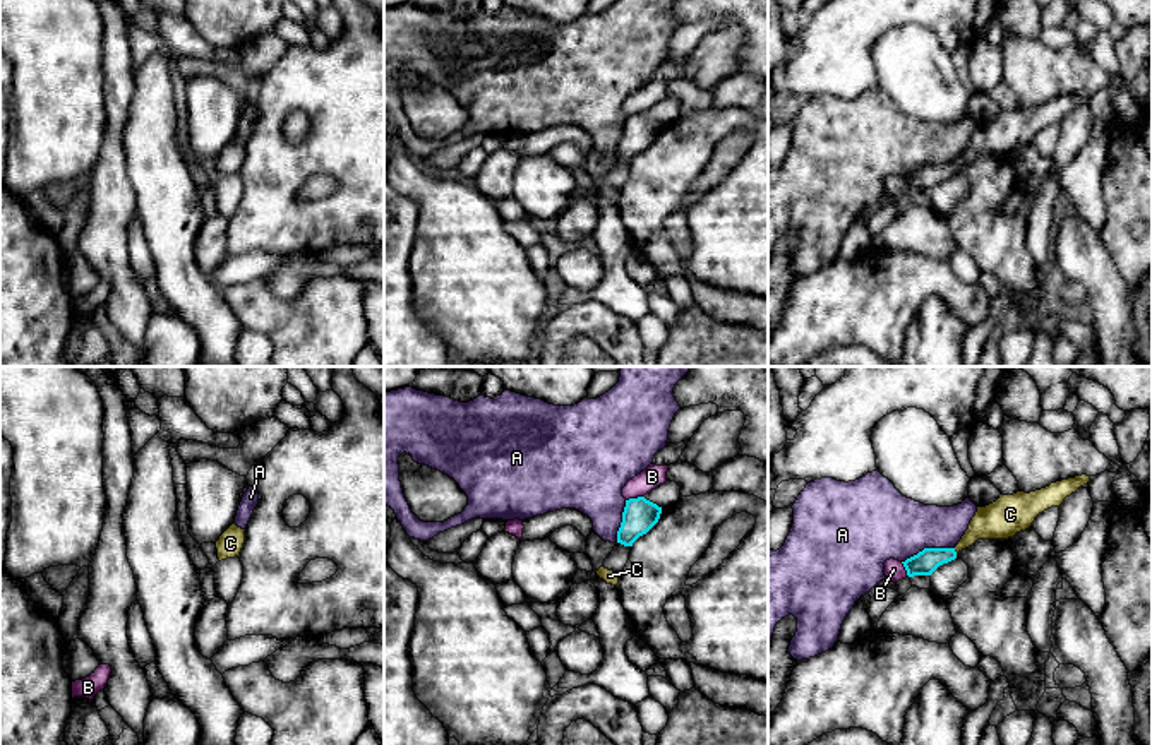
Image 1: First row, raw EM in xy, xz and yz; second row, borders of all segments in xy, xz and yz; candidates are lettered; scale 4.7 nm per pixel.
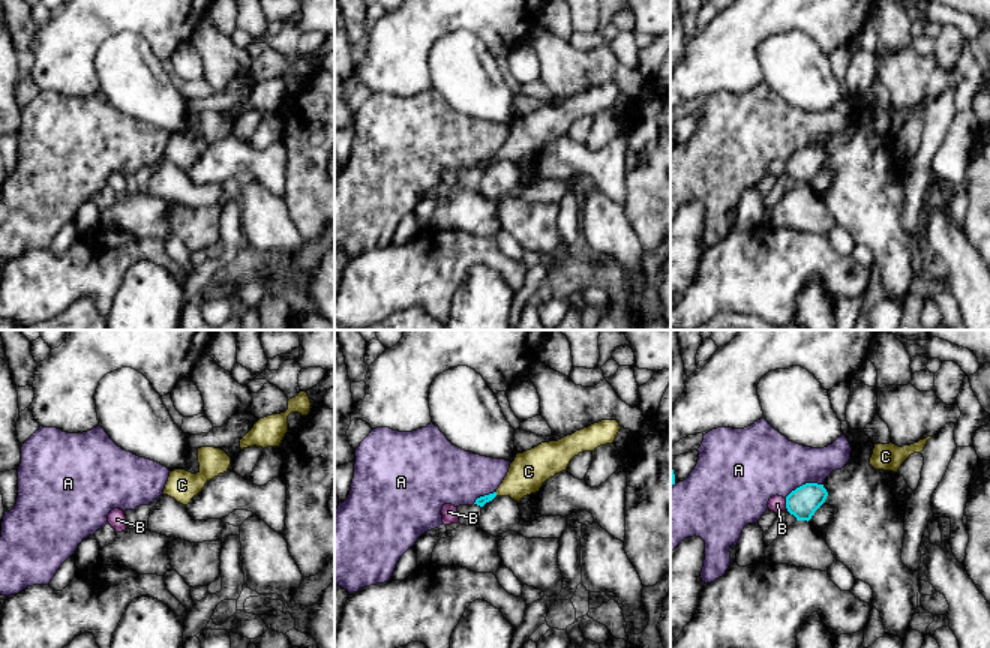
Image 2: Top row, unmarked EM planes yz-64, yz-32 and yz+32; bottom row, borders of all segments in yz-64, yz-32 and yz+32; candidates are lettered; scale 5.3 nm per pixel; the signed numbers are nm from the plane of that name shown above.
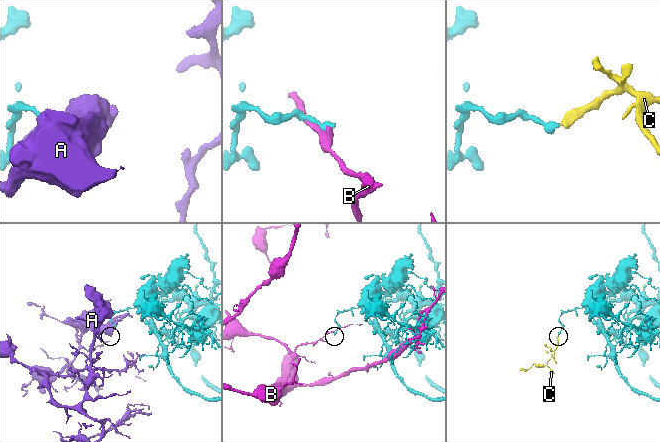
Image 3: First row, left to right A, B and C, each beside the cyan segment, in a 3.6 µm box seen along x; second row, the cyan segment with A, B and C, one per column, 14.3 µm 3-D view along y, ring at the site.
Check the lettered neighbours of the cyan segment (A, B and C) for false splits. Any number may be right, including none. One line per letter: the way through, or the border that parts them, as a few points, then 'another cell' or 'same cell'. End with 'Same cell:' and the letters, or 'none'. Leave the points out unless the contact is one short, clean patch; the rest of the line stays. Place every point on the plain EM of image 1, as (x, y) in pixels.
A: another cell
B: another cell
C: way yz (928, 177), (954, 166), (979, 144), (996, 137); same cell
Same cell: C

